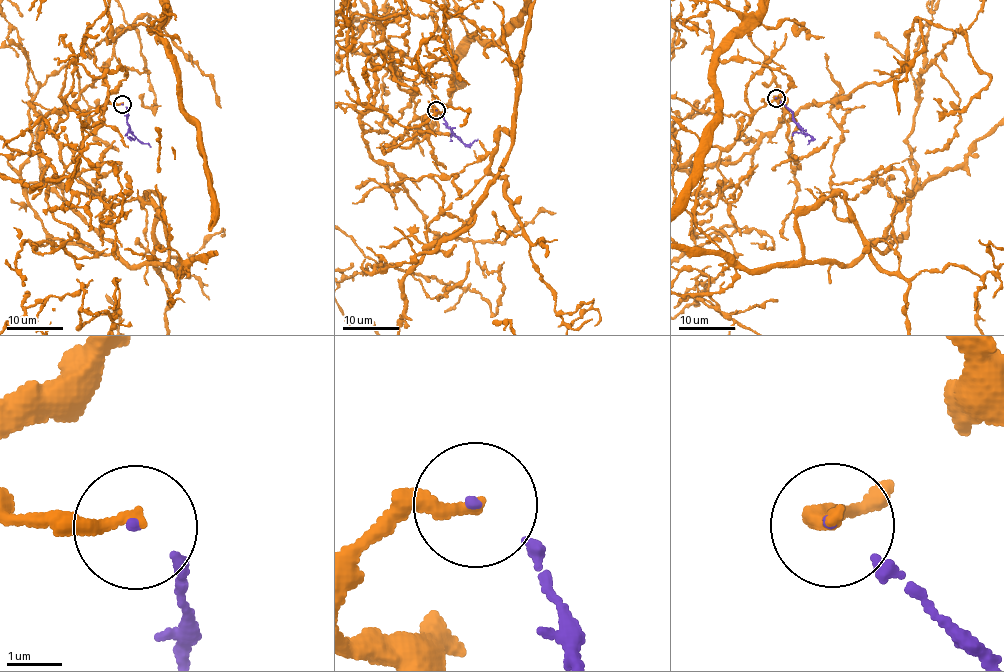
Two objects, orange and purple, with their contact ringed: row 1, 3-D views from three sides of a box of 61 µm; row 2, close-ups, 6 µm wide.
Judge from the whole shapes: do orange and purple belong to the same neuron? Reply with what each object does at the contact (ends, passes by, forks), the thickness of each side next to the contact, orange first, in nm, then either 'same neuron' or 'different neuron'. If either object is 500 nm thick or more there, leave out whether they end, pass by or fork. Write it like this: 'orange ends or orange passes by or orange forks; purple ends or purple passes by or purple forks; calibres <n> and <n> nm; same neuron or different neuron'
orange ends; purple ends; calibres 240 and 100 nm; different neuron

